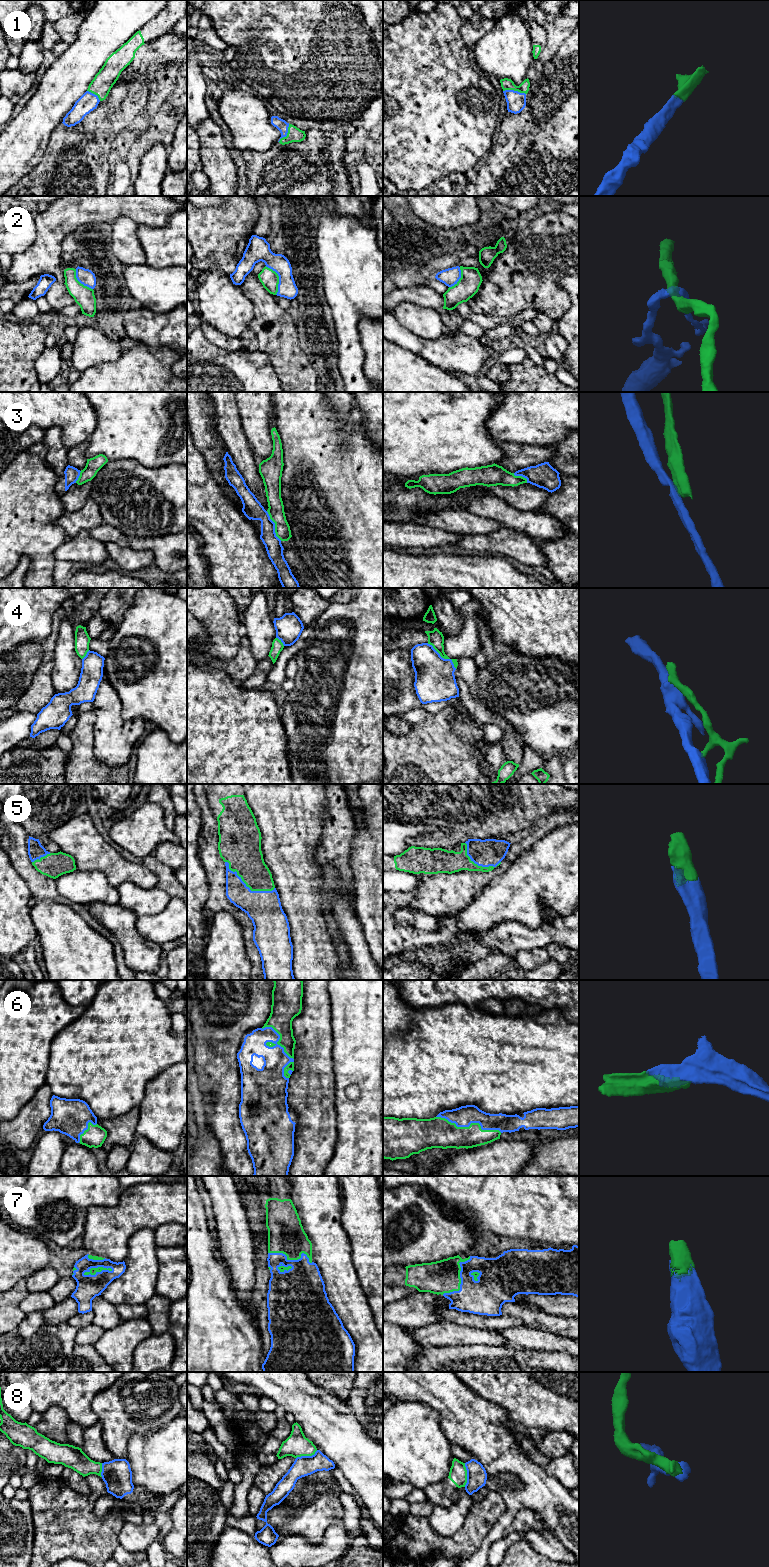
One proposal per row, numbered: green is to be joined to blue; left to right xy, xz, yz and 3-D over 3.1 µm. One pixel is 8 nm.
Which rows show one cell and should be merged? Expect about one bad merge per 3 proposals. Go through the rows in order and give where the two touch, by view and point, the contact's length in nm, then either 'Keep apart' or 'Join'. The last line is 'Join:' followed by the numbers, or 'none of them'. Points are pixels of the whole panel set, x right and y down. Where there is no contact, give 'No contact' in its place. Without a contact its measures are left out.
1: Touches blue at yz (513, 90). Shared border 190 nm. Join
2: Touches blue at xz (279, 278). Shared border 240 nm. Keep apart
3: Touches blue at xz (274, 526). Shared border 260 nm. Keep apart
4: Touches blue at yz (443, 658). Shared border 320 nm. Keep apart
5: Touches blue at xz (245, 885). Shared border 460 nm. Join
6: Touches blue at yz (470, 1123). Shared border 550 nm. Join
7: Touches blue at xy (97, 1272). Shared border 240 nm. Join
8: Touches blue at yz (467, 1475). Shared border 190 nm. Keep apart
Join: 1, 5, 6, 7

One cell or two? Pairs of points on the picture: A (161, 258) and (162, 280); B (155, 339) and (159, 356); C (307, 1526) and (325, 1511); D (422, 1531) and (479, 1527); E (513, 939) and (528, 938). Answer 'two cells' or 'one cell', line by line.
A: two cells
B: two cells
C: one cell
D: one cell
E: one cell

